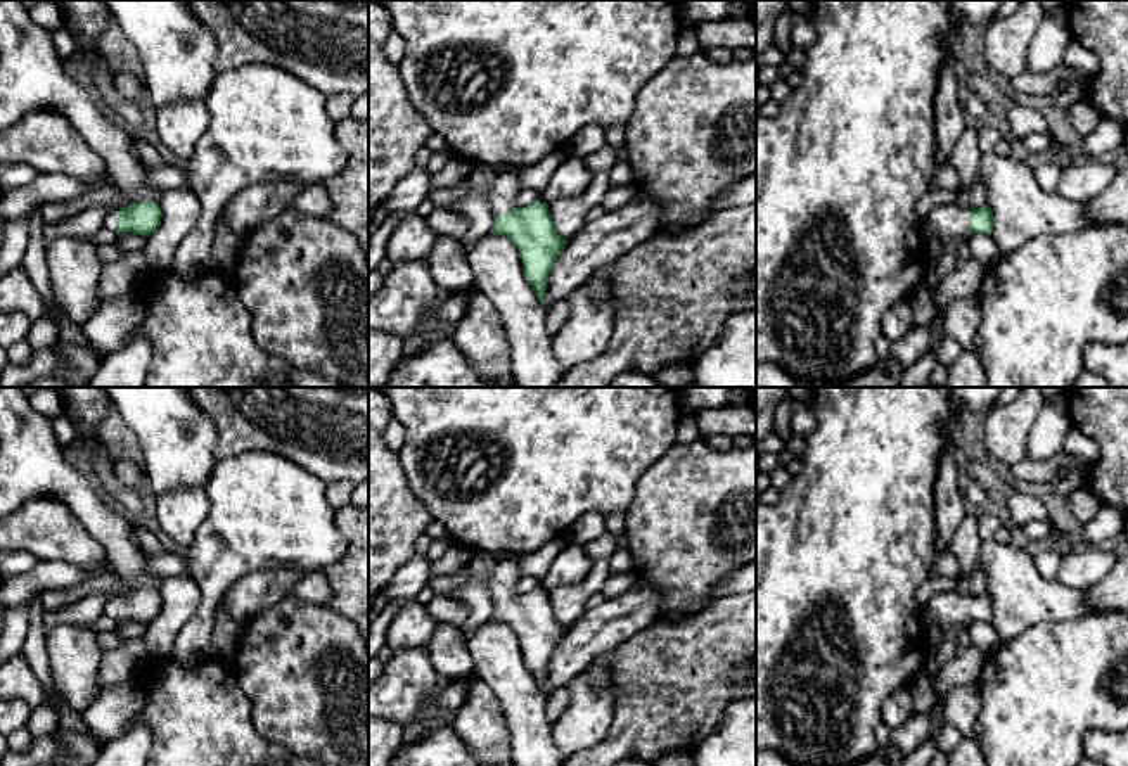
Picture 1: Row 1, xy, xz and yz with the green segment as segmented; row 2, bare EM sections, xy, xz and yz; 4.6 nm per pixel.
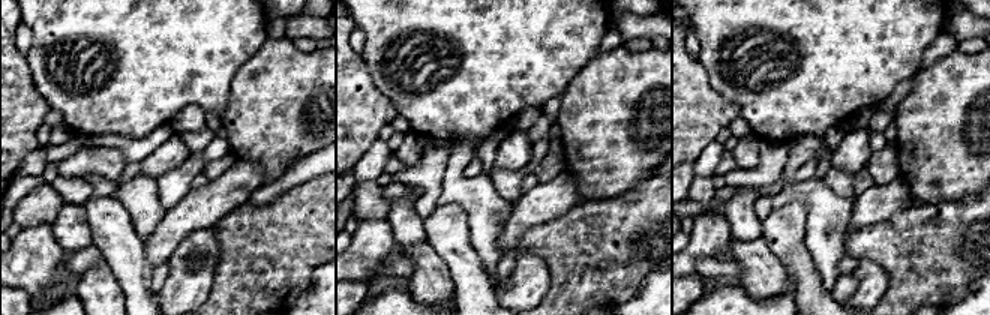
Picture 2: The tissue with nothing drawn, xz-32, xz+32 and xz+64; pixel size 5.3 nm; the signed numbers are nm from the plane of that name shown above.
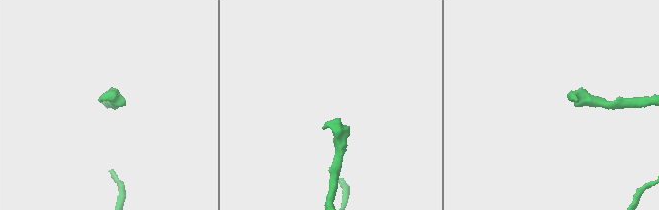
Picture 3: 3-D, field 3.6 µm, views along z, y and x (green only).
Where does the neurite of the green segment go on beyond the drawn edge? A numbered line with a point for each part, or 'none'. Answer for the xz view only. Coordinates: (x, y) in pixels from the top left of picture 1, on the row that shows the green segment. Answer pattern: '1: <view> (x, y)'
1: xz (504, 189)

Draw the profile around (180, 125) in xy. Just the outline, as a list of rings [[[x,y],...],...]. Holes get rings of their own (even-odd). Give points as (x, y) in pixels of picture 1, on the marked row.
[[[202,99],[180,100],[156,109],[156,130],[161,142],[183,159],[190,159],[209,124]]]

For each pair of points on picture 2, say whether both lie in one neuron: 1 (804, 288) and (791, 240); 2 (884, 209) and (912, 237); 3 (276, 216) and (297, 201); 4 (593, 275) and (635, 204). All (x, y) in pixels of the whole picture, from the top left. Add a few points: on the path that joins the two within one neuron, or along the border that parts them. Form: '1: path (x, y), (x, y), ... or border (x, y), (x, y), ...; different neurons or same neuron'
1: path (804, 276), (792, 252); same neuron
2: border (905, 207), (887, 219), (858, 230); different neurons
3: path (281, 216), (293, 206); same neuron
4: path (599, 257), (633, 222); same neuron

